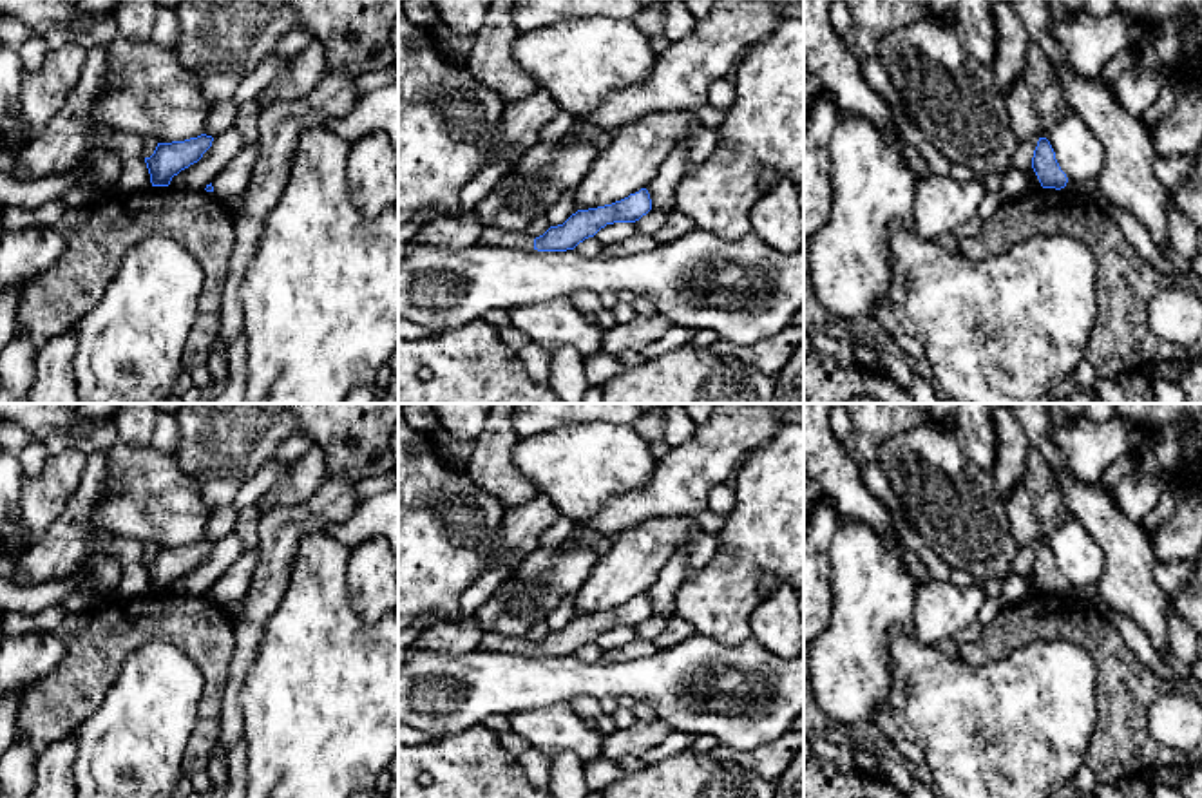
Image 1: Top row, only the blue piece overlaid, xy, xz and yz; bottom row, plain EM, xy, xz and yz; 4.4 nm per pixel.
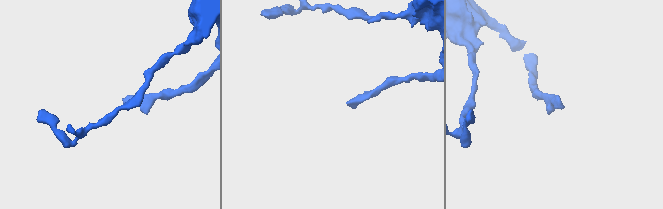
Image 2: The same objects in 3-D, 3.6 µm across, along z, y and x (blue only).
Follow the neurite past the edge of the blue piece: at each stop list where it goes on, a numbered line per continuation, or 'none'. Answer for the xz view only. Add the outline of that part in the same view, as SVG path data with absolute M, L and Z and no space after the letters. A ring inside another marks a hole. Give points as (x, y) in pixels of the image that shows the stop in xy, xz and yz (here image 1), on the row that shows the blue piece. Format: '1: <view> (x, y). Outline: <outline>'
1: xz (491, 236). Outline: M487 226L480 237L482 244L489 246L507 246L507 248L520 248L523 252L534 250L534 239L527 233L510 233L500 228Z

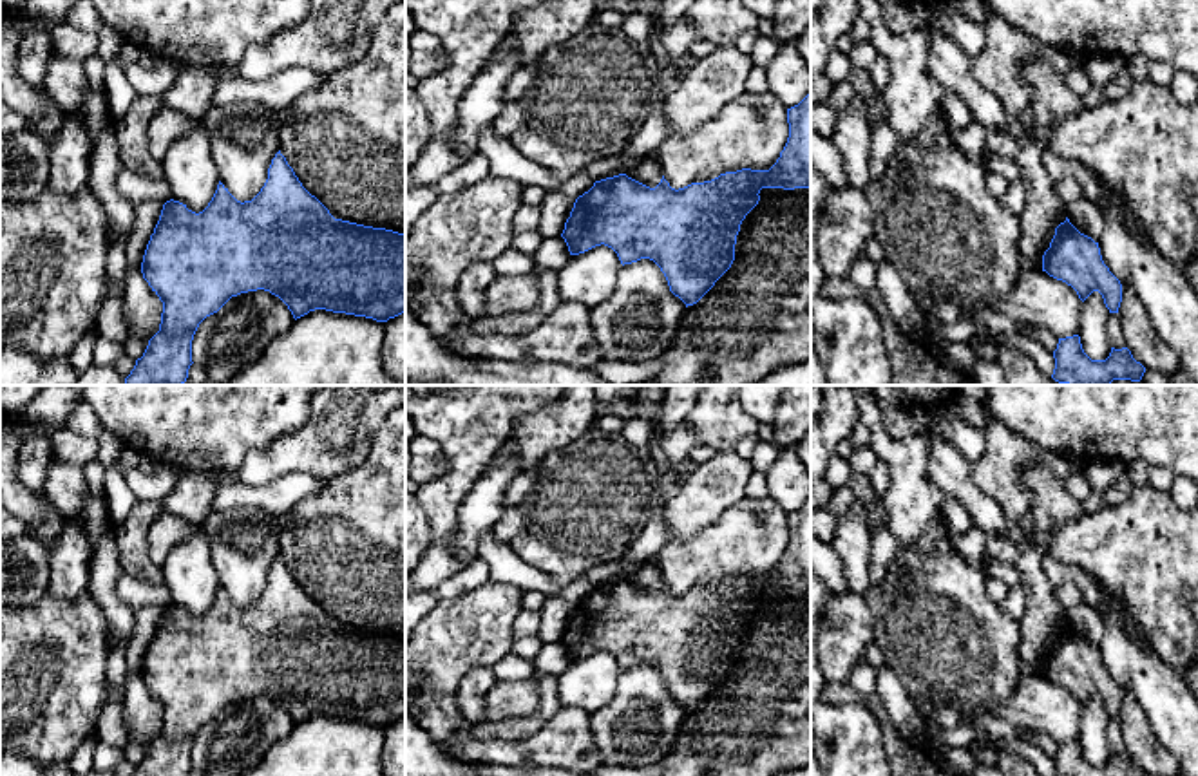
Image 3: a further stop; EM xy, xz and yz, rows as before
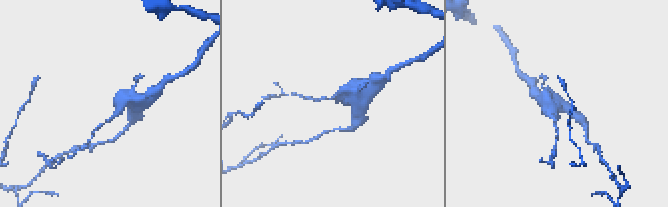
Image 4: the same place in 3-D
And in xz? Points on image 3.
none

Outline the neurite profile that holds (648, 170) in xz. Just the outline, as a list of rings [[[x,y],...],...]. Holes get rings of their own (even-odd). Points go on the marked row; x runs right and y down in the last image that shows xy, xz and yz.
[[[655,157],[641,159],[633,168],[624,174],[650,188],[655,188],[662,179],[662,168]]]

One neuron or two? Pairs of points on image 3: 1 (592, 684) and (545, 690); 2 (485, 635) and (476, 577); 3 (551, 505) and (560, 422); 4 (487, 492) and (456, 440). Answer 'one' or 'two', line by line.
1: two
2: two
3: two
4: two

